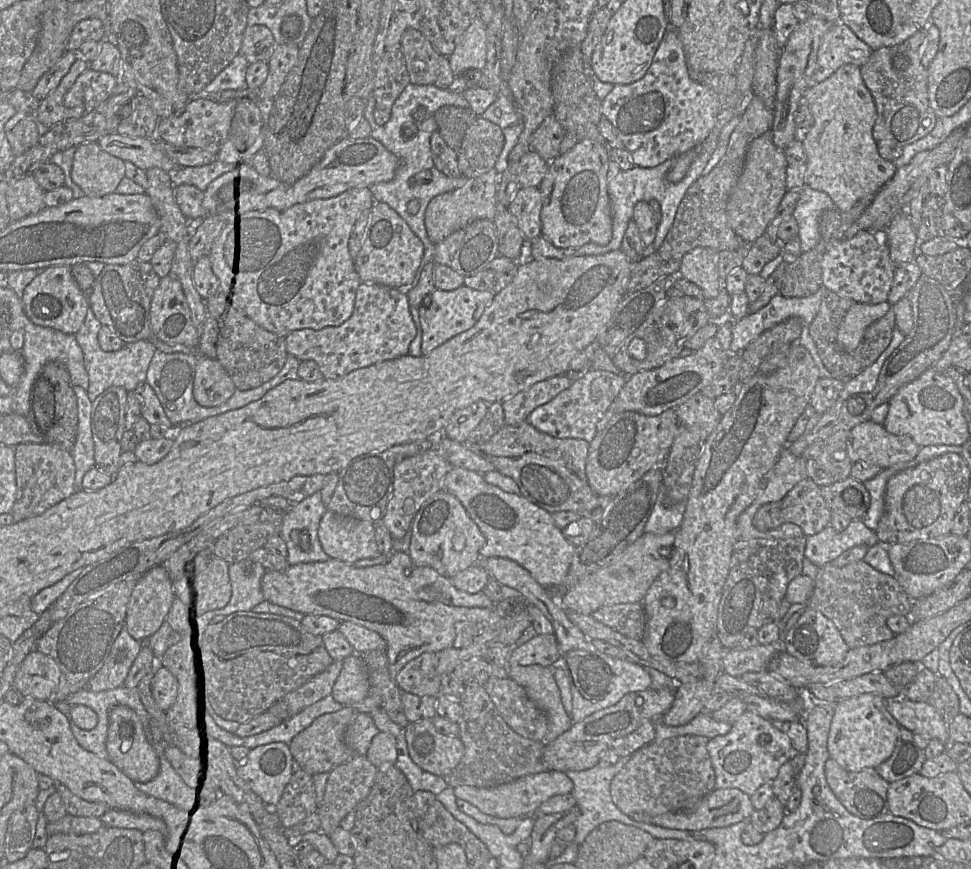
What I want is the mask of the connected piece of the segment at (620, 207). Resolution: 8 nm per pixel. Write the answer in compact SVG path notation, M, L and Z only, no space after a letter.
M717 126L714 127L708 137L691 150L694 151L693 162L686 176L677 183L670 183L666 179L666 174L676 162L677 157L667 159L655 167L644 168L634 165L633 168L629 170L622 170L617 163L610 159L608 162L607 189L611 204L612 238L607 245L587 243L580 248L577 248L573 256L601 255L610 251L621 249L622 240L628 223L633 220L635 205L640 201L649 203L650 200L656 200L659 203L662 212L662 219L657 227L653 245L646 248L646 255L656 251L663 244L669 230L671 229L677 209L687 190L702 175L708 160L717 147L720 131L721 130L717 130Z

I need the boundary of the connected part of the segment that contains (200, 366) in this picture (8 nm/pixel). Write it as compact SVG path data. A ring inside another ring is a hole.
M199 354L193 382L193 397L204 407L225 403L235 392L236 386L218 359Z

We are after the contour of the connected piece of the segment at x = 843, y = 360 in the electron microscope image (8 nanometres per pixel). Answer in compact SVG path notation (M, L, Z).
M825 289L819 311L809 325L809 333L816 345L818 355L825 368L835 378L848 379L855 377L872 365L888 347L892 339L893 330L896 327L895 313L893 306L891 306L883 317L866 328L863 338L855 350L851 352L844 351L837 342L837 333L846 313L854 303L856 302L851 299L840 297Z

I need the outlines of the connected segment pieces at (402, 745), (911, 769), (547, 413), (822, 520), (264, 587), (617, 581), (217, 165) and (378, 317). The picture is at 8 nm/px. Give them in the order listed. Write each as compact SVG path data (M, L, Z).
M404 730L396 737L395 766L405 775L413 791L430 791L437 796L449 787L442 776L431 774L415 764L409 755Z
M900 726L899 735L892 755L878 765L875 770L888 783L920 774L926 760L925 749L922 750L914 741L913 733Z
M591 369L584 377L559 393L548 403L535 408L526 421L540 432L555 438L583 439L590 443L598 434L597 424L625 385L627 377Z
M810 478L796 484L781 500L762 505L753 518L753 525L761 531L774 529L785 523L794 523L802 528L805 536L819 533L829 526L830 522L831 510L821 494L821 487Z
M392 551L388 561L368 567L355 567L337 559L324 562L290 565L284 571L266 570L261 579L261 590L266 601L303 613L322 615L349 621L377 632L386 641L386 654L390 677L395 682L398 672L412 659L425 652L440 652L453 646L456 625L462 622L477 625L493 624L502 617L496 610L496 603L482 591L470 594L456 588L451 579L439 574L431 567L417 566L409 554Z
M675 531L664 534L643 533L618 557L591 573L559 598L565 611L591 615L604 606L625 603L642 603L649 587L669 567L669 558L660 554L663 547L673 548Z
M218 160L203 166L177 167L171 172L171 183L174 187L186 184L205 191L213 180L236 167L236 164L222 163Z
M361 282L356 290L353 313L348 320L339 326L293 331L286 337L286 349L288 354L300 362L314 361L323 379L333 380L354 370L407 355L415 336L416 327L410 313L407 292L404 289Z

